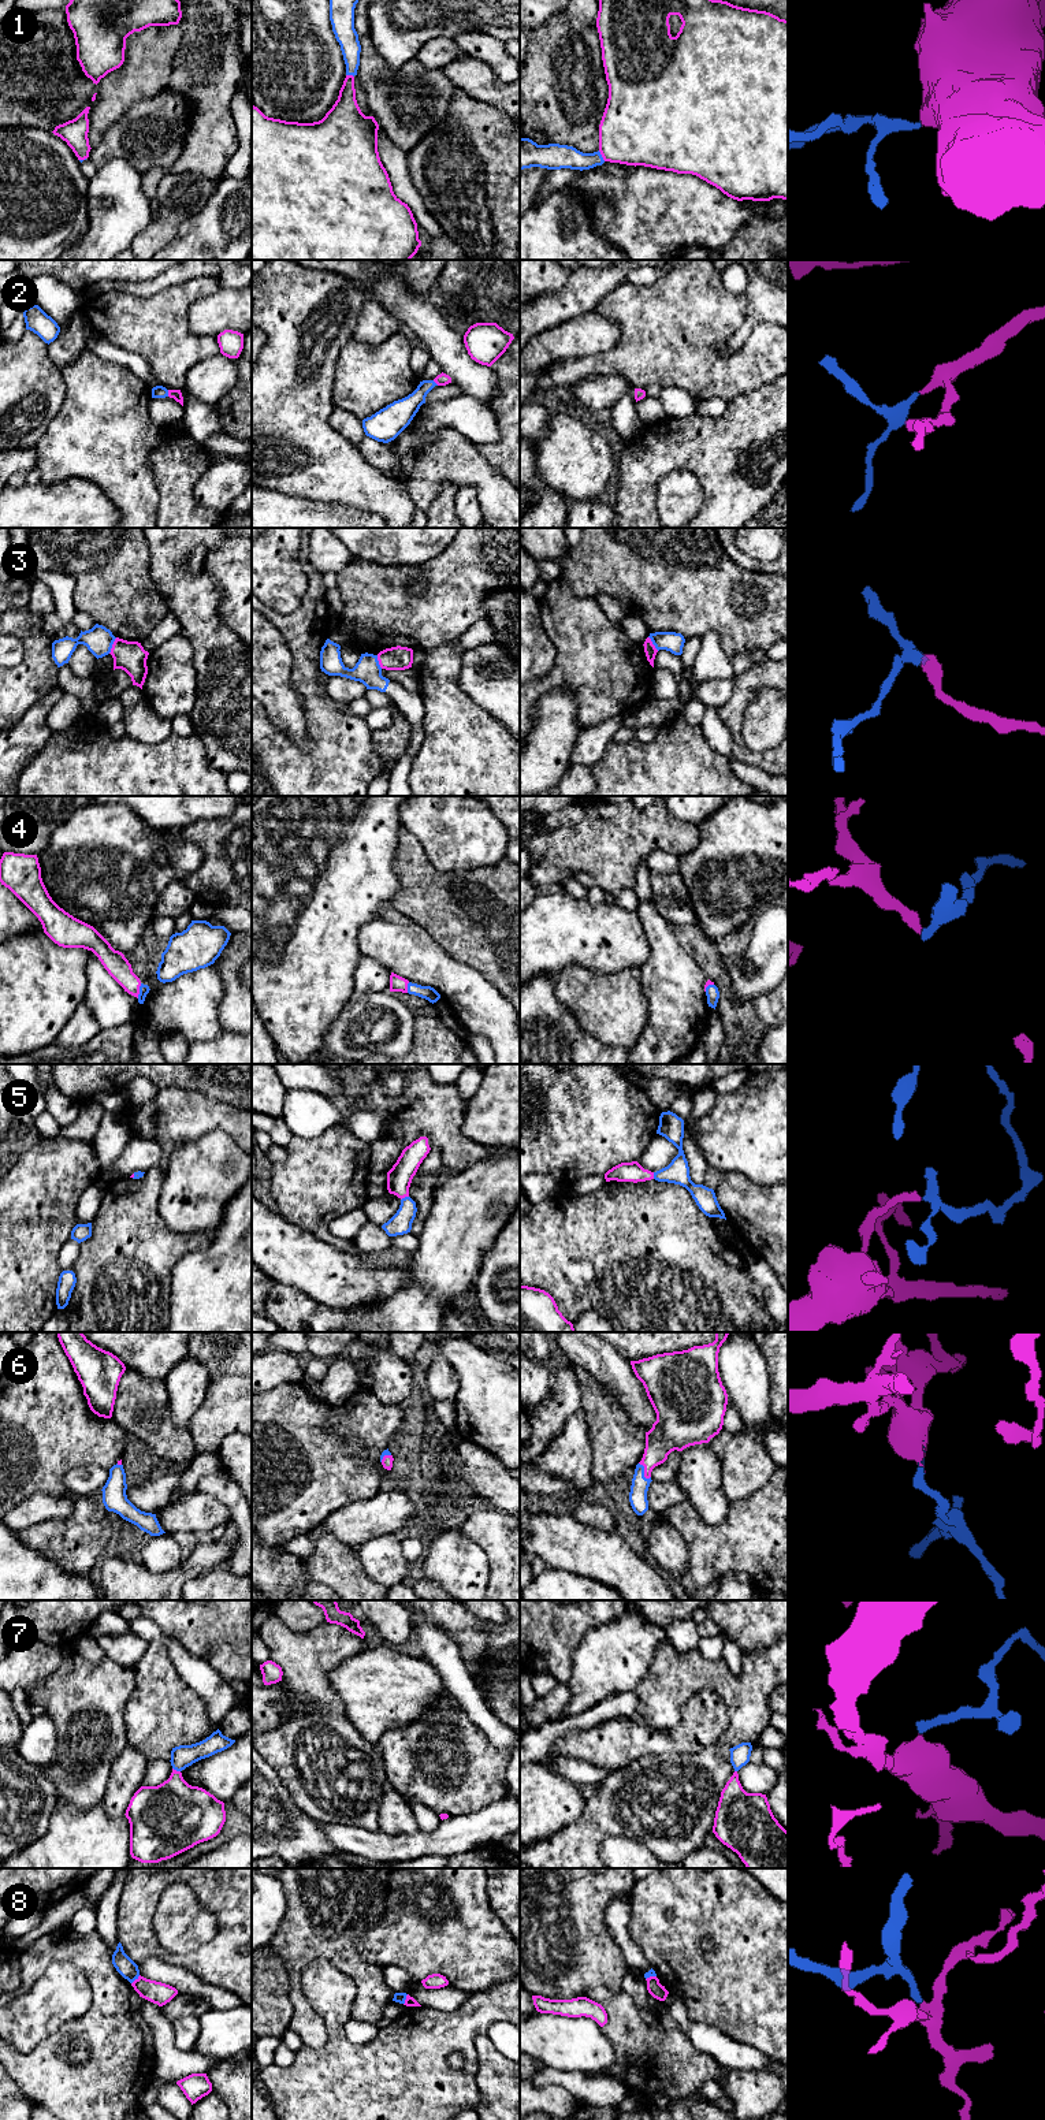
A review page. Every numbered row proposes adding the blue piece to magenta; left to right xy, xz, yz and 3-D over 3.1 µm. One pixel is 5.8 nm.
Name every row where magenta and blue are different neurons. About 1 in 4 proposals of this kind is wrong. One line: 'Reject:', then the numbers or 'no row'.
Reject: 3, 8

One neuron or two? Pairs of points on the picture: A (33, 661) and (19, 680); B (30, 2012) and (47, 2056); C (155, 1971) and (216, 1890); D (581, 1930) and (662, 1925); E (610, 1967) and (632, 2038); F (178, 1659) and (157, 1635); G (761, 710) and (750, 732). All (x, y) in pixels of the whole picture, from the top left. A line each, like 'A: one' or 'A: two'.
A: one
B: two
C: two
D: two
E: two
F: one
G: one

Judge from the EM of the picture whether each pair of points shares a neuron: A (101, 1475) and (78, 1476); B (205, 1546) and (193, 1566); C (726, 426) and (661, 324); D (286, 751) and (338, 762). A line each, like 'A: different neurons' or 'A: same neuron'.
A: same neuron
B: same neuron
C: different neurons
D: same neuron

